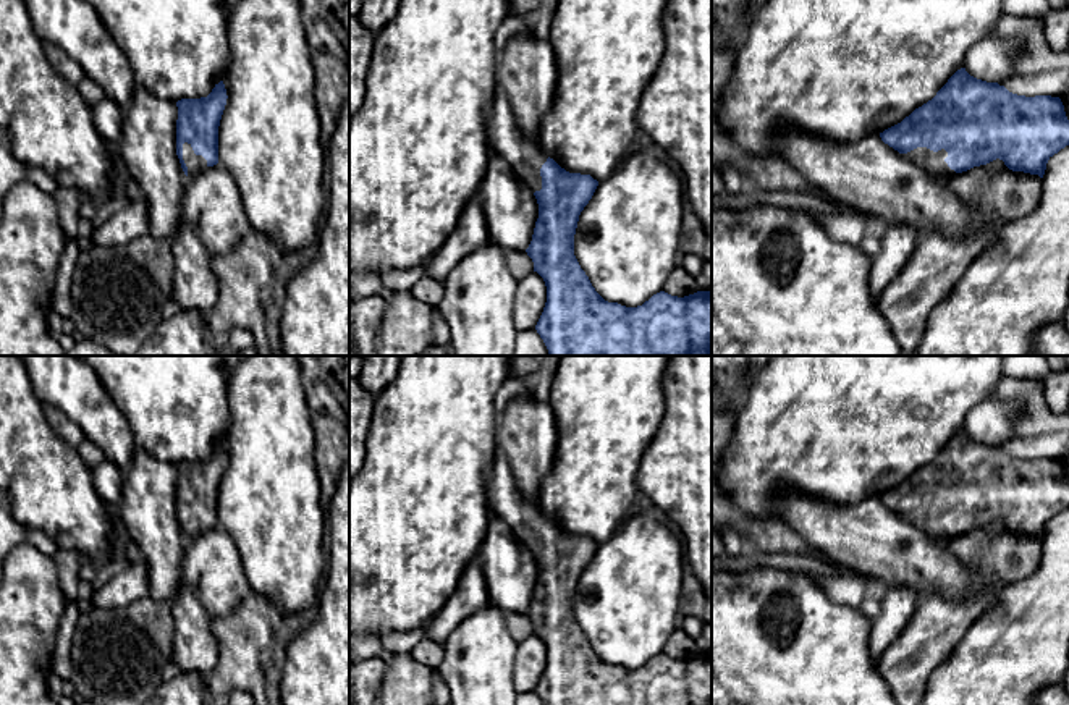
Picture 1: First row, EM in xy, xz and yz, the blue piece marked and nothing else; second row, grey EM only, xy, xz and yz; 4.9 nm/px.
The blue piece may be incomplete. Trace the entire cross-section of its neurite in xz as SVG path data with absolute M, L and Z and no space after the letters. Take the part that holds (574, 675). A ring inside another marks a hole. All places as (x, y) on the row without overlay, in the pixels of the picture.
M496 448L496 461L498 462L488 469L485 475L488 506L492 513L509 526L516 538L534 553L539 566L539 580L535 584L532 603L526 614L534 624L534 634L543 640L547 648L547 665L535 687L535 692L543 705L712 705L712 653L697 653L684 660L660 653L637 669L608 665L595 653L574 618L574 597L579 577L592 561L598 543L590 537L569 535L553 521L547 519L516 488L508 467L503 462L503 453L500 448Z

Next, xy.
M220 443L207 459L176 464L176 517L186 538L218 526L218 488L226 461Z

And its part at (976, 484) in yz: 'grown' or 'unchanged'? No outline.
grown

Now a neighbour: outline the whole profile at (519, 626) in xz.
M508 613L508 631L518 640L524 640L534 634L534 624L526 613Z

